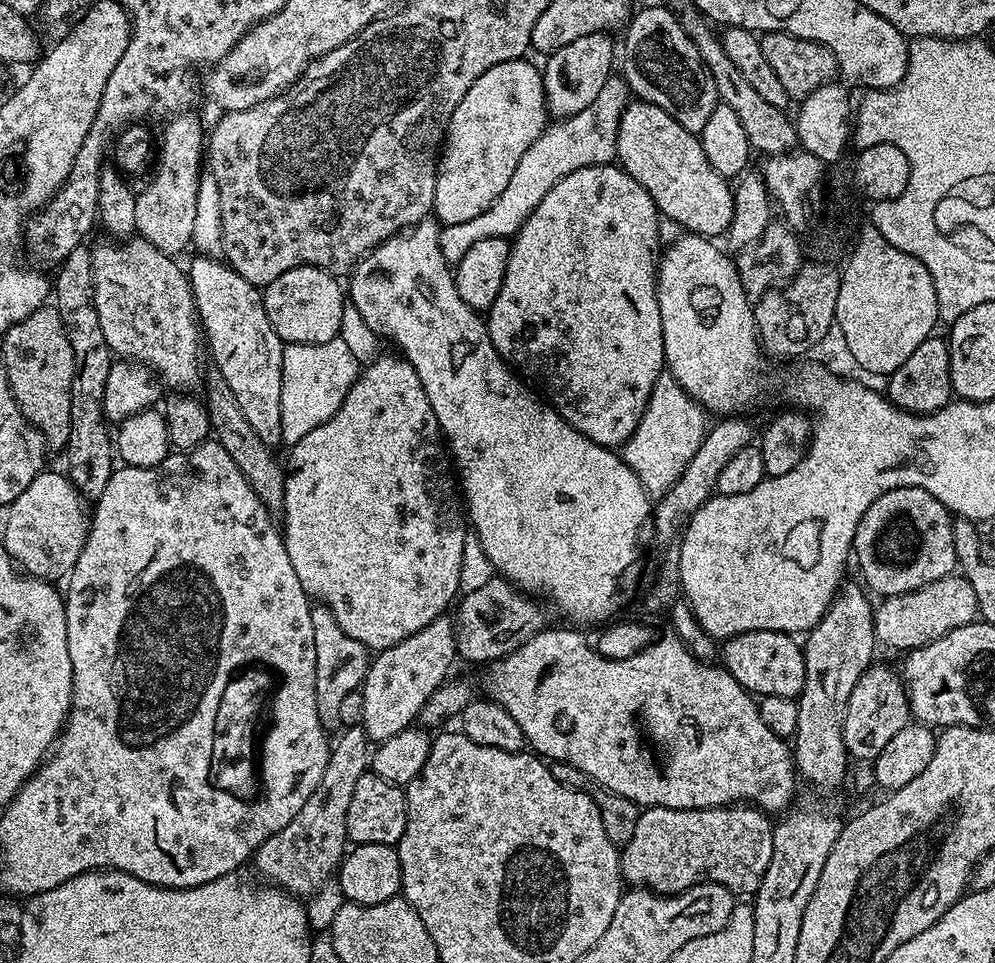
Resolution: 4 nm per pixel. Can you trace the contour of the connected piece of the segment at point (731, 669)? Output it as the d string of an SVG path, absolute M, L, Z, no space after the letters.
M750 630L730 637L722 644L722 666L745 690L757 697L796 698L804 689L804 649L797 637L787 632Z

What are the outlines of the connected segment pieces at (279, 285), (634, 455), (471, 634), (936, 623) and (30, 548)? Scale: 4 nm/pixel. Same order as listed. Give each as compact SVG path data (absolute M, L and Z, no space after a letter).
M298 266L278 274L274 282L263 285L266 318L285 344L321 344L337 339L342 326L346 292L332 273L314 266Z
M661 374L658 377L634 434L622 446L624 465L635 474L649 497L664 496L682 470L686 470L690 458L698 454L698 446L702 446L706 431L704 419L706 413L699 402L690 399L673 376Z
M493 578L479 590L463 593L454 608L457 657L461 661L469 660L472 664L487 666L494 660L510 655L518 650L518 646L534 638L534 634L549 627L550 620L543 606L543 603L529 598L503 578Z
M963 574L938 578L938 582L930 582L901 596L883 597L879 603L872 613L876 639L883 647L885 644L888 648L897 648L900 654L926 646L950 634L950 630L958 626L973 623L978 616L978 598L974 598L974 586L970 586L968 577Z
M45 470L40 472L34 478L34 482L30 482L30 486L26 486L26 490L22 490L22 494L18 494L18 498L14 498L14 502L7 505L8 517L4 520L2 547L11 554L13 561L27 575L49 582L63 581L72 571L74 562L78 562L78 554L82 554L82 546L88 537L90 512L84 507L86 507L84 497L80 495L63 471Z

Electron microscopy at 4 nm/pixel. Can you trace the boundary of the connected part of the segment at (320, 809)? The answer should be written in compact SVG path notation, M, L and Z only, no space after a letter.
M345 727L331 745L326 770L322 770L322 779L318 781L318 786L314 786L314 794L306 798L306 806L302 806L302 810L298 810L298 814L294 814L294 818L278 830L278 834L266 838L266 842L256 849L254 861L265 881L297 898L307 898L333 879L346 855L344 844L349 843L346 814L350 811L350 801L354 798L354 789L358 787L358 778L362 778L369 768L368 735L363 727Z

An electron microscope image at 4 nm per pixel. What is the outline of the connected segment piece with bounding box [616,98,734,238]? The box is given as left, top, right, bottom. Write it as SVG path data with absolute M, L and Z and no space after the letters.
M639 98L625 104L616 134L616 160L650 198L665 221L674 223L688 234L709 238L723 237L734 216L729 181L706 158L697 133L686 130L666 110Z

